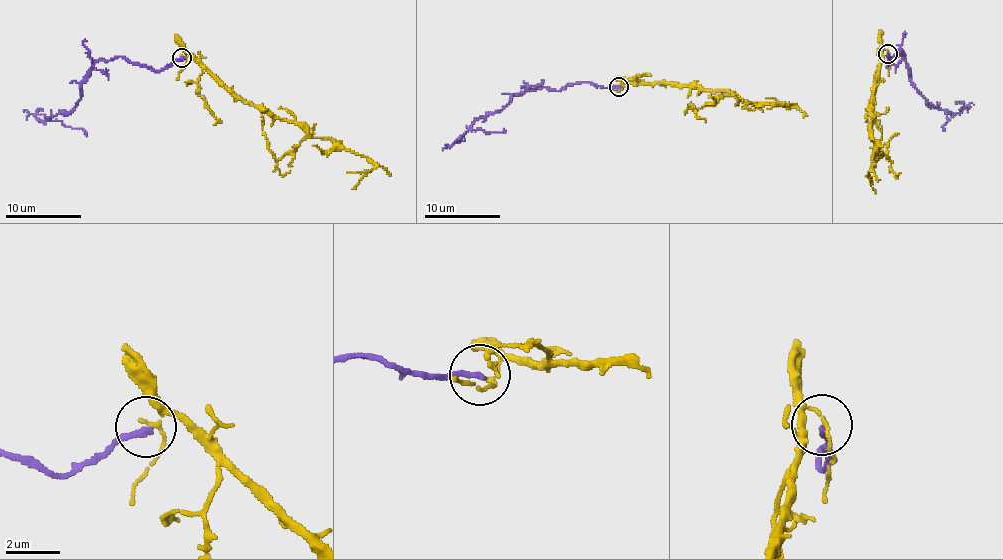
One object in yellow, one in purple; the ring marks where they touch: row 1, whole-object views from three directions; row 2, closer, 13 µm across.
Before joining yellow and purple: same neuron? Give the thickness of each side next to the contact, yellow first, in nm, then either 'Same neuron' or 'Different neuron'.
Thickness 110 nm (yellow) against 220 nm. Different neuron

